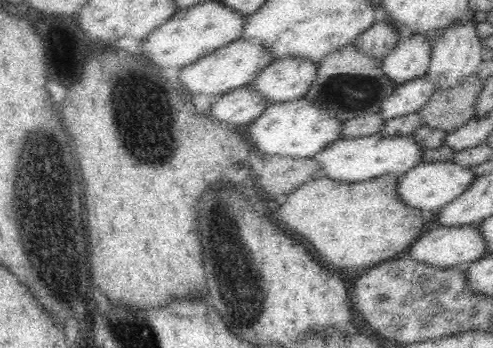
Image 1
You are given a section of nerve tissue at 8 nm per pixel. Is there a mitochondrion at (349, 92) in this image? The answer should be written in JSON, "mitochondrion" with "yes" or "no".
{"mitochondrion":"yes"}

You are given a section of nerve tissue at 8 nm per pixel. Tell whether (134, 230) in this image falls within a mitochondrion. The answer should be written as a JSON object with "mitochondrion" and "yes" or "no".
{"mitochondrion":"no"}

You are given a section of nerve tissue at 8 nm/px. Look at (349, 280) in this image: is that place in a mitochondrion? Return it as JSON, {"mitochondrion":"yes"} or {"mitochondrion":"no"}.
{"mitochondrion":"no"}

